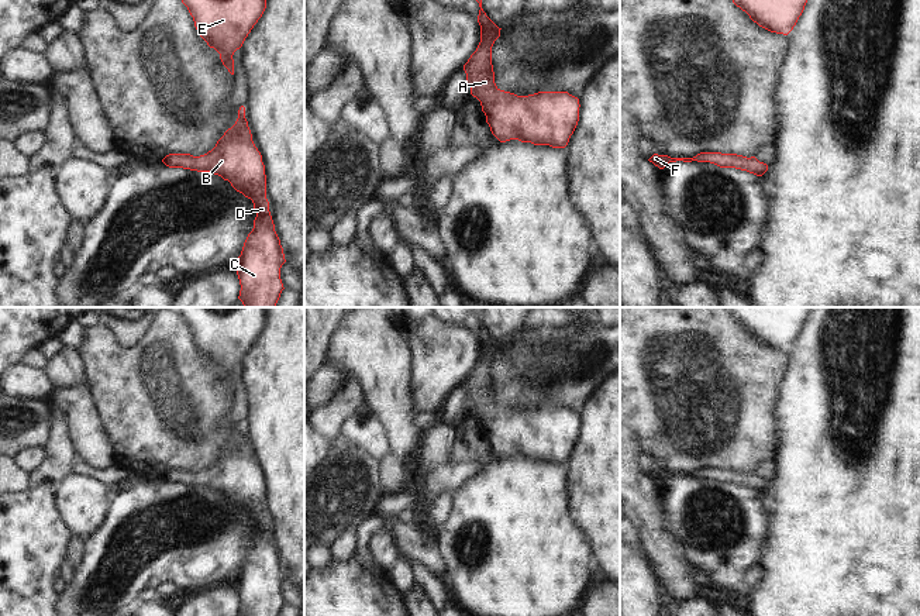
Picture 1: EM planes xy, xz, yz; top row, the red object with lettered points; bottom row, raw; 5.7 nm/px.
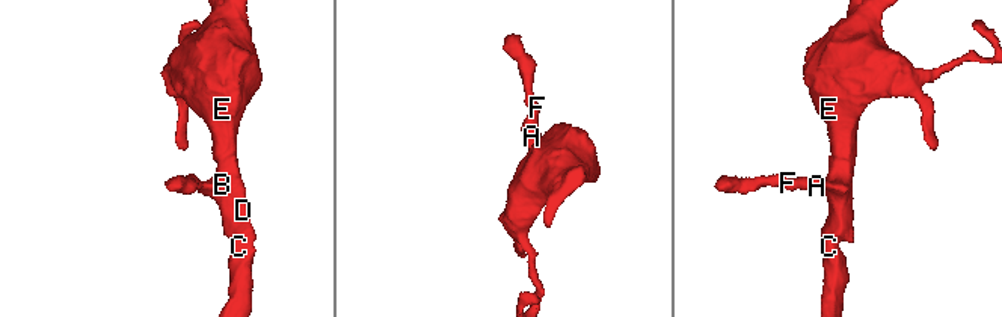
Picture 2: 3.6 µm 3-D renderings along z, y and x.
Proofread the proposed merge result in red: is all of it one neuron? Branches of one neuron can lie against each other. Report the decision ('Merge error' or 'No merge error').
No merge error.

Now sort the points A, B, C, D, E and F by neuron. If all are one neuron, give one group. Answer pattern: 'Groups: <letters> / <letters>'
Groups: A B C D E F.

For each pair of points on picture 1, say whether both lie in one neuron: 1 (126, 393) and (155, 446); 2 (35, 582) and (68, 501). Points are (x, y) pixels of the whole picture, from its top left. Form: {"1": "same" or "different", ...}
{"1": "same", "2": "different"}

